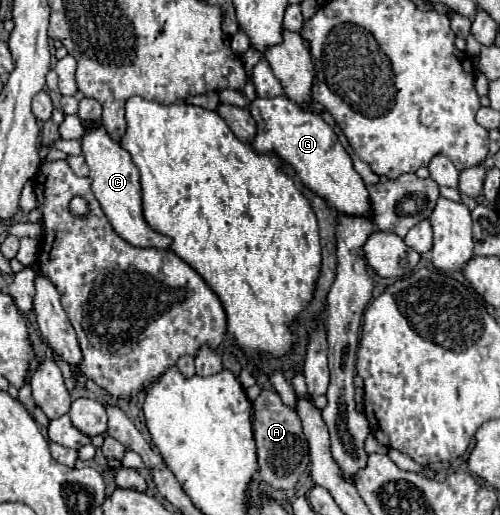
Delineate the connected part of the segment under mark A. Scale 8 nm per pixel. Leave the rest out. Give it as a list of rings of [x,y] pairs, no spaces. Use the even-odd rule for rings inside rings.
[[[262,390],[252,406],[252,430],[258,446],[258,466],[260,478],[272,488],[290,490],[296,486],[298,476],[308,466],[308,442],[302,434],[300,416],[290,406],[282,404],[280,396],[274,390]]]

